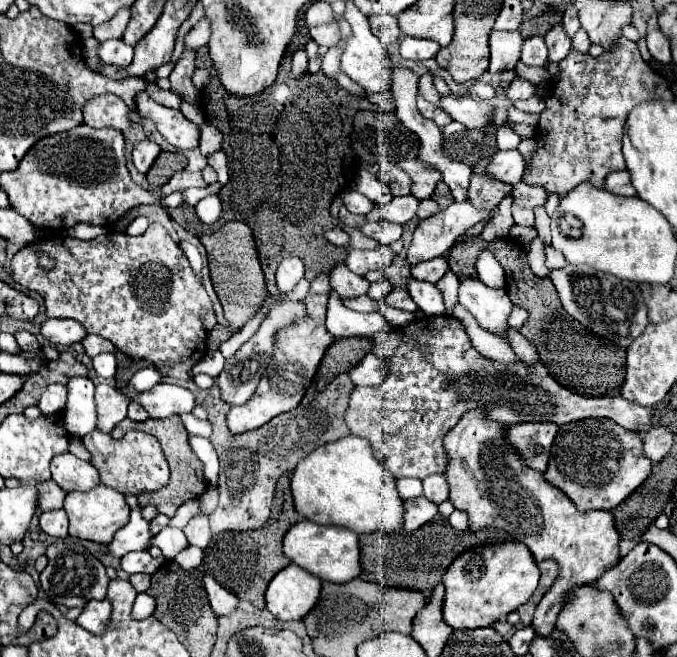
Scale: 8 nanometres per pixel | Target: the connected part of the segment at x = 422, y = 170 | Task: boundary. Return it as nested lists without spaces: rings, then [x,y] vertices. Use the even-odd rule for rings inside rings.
[[[400,161],[396,163],[402,171],[408,173],[410,181],[412,181],[412,195],[422,199],[428,199],[436,187],[436,183],[440,181],[440,173],[434,169],[426,169],[422,163],[418,161]]]

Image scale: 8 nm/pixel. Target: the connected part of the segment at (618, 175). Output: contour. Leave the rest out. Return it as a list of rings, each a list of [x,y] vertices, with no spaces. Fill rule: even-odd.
[[[616,171],[616,173],[610,173],[610,175],[606,177],[604,189],[610,191],[610,193],[614,193],[614,195],[626,195],[626,197],[636,195],[636,191],[634,191],[634,187],[632,187],[632,183],[630,183],[628,171]]]

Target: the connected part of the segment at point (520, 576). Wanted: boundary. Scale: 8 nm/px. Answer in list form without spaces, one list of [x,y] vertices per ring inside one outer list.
[[[508,541],[500,545],[474,547],[456,557],[444,575],[444,621],[452,629],[490,627],[494,621],[506,619],[508,613],[524,605],[538,587],[538,579],[540,571],[526,545]]]

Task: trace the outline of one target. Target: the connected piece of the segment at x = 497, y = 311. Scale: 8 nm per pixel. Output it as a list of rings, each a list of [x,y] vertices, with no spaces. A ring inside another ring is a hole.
[[[462,279],[460,303],[466,305],[482,329],[506,339],[512,303],[504,289],[490,289],[480,279]]]

